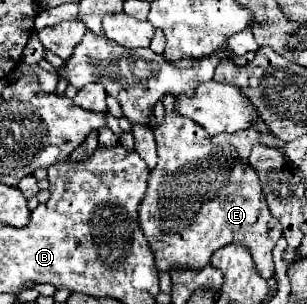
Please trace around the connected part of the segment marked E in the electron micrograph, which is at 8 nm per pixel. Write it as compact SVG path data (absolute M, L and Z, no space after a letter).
M165 97L163 105L165 105L163 123L161 125L155 125L153 121L149 123L155 133L159 161L157 161L157 167L149 175L149 189L139 207L139 223L141 223L143 235L147 237L155 253L157 269L165 273L171 273L173 269L181 269L181 267L199 271L209 263L213 251L231 243L241 243L251 251L255 267L263 275L263 279L273 277L271 251L277 239L281 237L281 225L269 213L257 173L249 165L243 165L237 153L215 153L209 143L209 135L203 127L195 125L195 121L191 119L185 119L173 113L171 97Z

